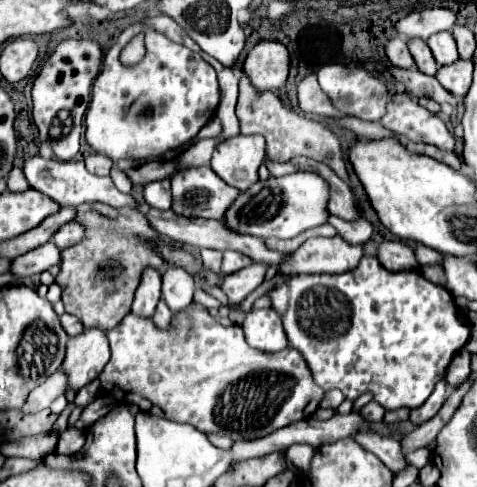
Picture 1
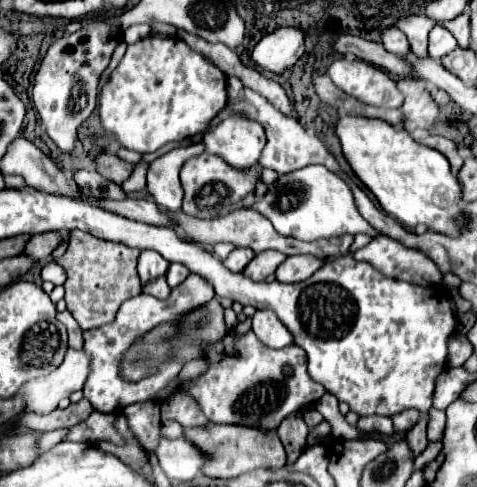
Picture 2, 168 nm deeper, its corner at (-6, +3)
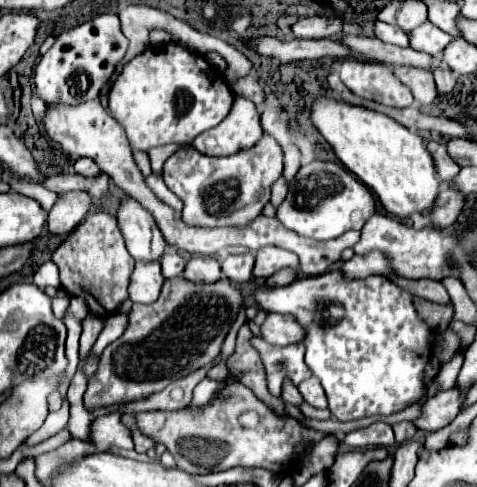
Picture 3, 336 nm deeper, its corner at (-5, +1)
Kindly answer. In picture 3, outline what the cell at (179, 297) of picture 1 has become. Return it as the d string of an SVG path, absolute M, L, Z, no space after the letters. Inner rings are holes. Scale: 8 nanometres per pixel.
M167 252L161 258L161 268L163 268L165 278L179 278L185 270L185 260L175 252Z

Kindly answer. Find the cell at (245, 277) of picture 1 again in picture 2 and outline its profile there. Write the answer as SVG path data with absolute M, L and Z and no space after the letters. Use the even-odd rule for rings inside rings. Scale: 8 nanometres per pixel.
M264 250L260 254L256 254L250 264L244 268L242 274L246 274L248 278L252 280L266 280L270 274L276 272L278 264L282 264L288 256L282 254L282 252L276 252L276 250Z

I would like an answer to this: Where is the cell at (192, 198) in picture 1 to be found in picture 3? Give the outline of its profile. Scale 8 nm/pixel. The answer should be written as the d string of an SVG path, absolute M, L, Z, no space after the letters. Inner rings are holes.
M263 134L257 146L235 156L213 158L199 154L193 148L177 150L167 158L163 176L167 186L183 200L183 222L191 226L237 226L249 222L257 212L239 212L241 208L261 200L267 202L269 186L283 172L283 152L273 136Z

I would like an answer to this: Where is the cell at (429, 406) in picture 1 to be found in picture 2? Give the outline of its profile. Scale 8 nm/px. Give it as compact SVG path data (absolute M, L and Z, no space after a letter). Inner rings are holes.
M422 414L418 424L404 436L404 442L408 444L412 458L416 458L418 454L424 452L424 448L428 446L428 438L426 438L426 424L428 424L428 414Z

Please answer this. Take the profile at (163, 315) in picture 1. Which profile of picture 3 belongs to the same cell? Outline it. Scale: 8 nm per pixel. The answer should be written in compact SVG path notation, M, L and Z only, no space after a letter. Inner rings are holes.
M137 264L129 284L129 298L133 304L151 304L159 298L165 278L159 264Z

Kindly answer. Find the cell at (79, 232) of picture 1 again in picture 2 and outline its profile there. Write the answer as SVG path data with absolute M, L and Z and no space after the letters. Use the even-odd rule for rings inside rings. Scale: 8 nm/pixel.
M44 232L44 234L36 234L26 242L24 248L24 256L30 256L32 260L44 260L52 254L52 250L58 246L62 234L58 232Z

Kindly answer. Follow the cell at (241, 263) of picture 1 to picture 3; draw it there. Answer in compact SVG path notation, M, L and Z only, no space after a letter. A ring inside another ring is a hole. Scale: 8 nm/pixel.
M235 254L221 260L221 270L233 284L243 284L251 280L253 262L255 262L253 254Z

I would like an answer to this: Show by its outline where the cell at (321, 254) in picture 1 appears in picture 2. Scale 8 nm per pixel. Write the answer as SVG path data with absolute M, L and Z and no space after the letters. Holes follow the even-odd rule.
M288 256L276 270L276 278L280 282L302 282L306 278L310 278L320 266L324 264L324 260L318 260L314 256Z

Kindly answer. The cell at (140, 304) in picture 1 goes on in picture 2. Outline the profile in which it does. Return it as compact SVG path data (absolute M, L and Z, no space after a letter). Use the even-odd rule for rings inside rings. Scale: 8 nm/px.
M142 250L140 256L138 256L138 274L140 274L140 280L146 284L148 280L152 278L158 278L162 276L166 270L168 270L170 262L164 260L158 252L154 250Z

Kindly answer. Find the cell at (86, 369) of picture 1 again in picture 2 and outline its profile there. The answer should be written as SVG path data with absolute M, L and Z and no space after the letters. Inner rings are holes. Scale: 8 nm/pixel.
M68 350L64 362L52 374L22 384L18 396L24 400L26 406L18 414L18 418L28 412L48 414L56 410L62 398L68 398L72 392L82 390L88 370L90 358L82 350Z

